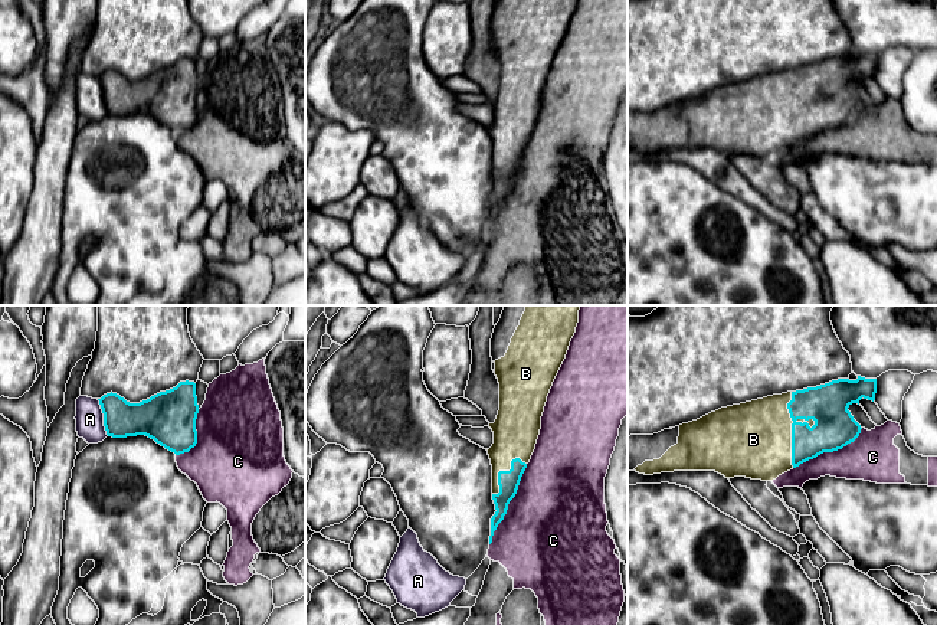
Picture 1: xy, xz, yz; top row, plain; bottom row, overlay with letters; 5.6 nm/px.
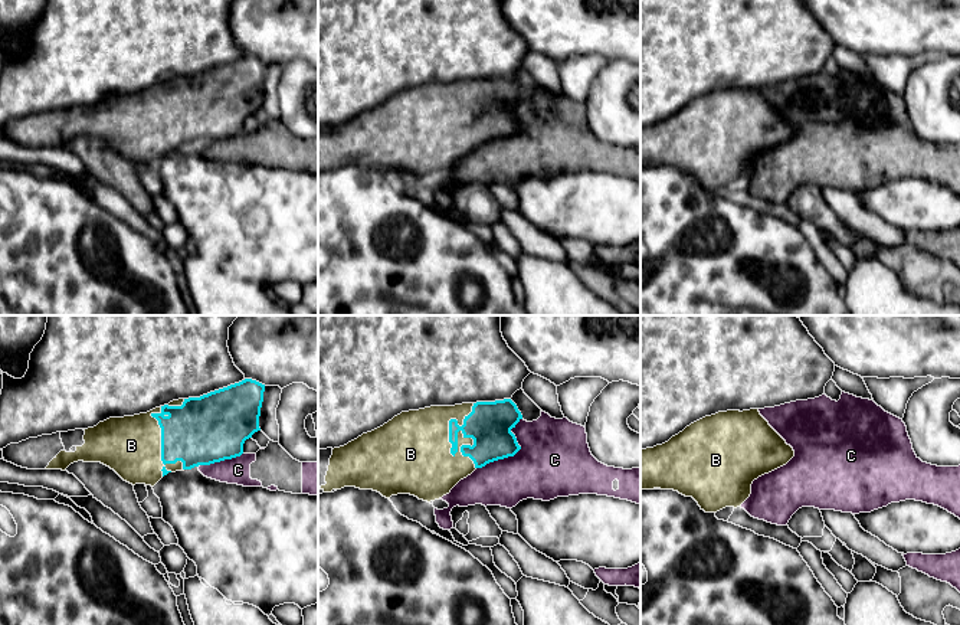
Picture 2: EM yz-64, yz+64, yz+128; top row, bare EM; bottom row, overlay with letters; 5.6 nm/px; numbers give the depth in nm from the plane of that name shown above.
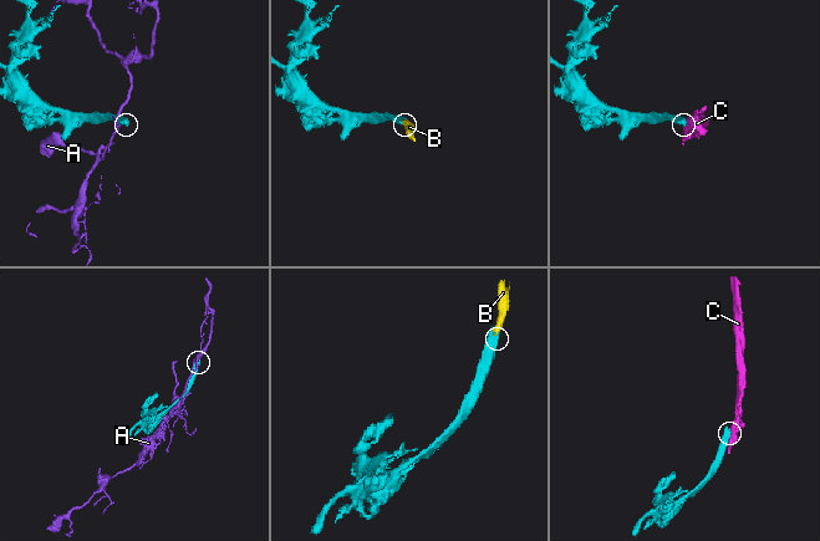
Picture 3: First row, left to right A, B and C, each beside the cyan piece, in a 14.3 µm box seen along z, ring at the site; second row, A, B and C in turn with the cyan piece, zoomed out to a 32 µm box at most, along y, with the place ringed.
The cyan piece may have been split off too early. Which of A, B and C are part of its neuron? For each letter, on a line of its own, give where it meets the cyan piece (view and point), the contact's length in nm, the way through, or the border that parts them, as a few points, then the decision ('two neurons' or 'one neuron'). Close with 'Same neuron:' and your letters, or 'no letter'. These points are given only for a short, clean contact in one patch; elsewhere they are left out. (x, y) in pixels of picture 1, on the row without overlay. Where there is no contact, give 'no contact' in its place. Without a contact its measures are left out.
A: xy (104, 95) | 220 nm | two neurons
B: yz (792, 107) | 420 nm | one neuron
C: xz (508, 180) | 500 nm | two neurons
Same neuron: B

